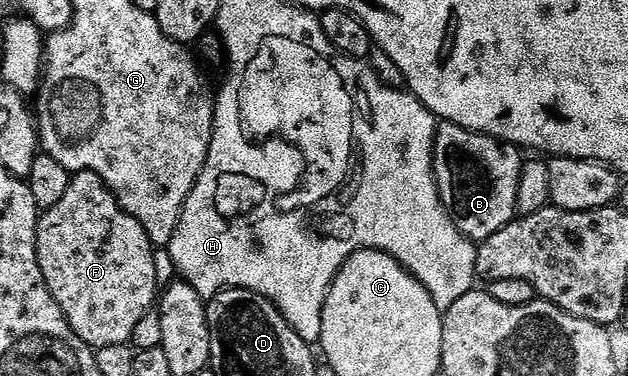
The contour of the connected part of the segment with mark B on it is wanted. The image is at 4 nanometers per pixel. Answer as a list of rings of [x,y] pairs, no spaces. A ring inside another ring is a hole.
[[[440,123],[436,127],[436,142],[432,148],[432,174],[436,176],[436,186],[445,209],[452,215],[452,221],[462,236],[473,243],[490,239],[502,227],[515,221],[518,214],[518,179],[522,164],[521,150],[517,146],[501,143],[484,133],[475,133],[472,129],[463,129],[461,125]]]

